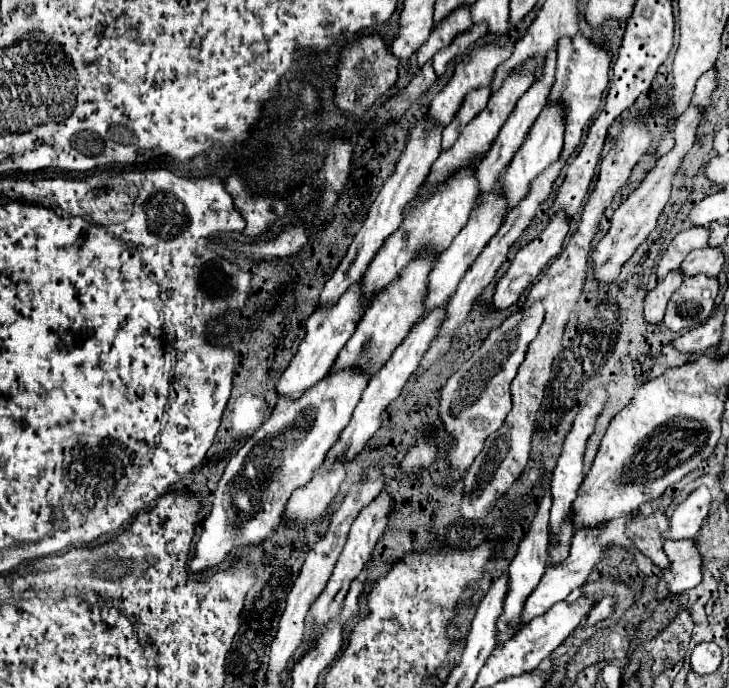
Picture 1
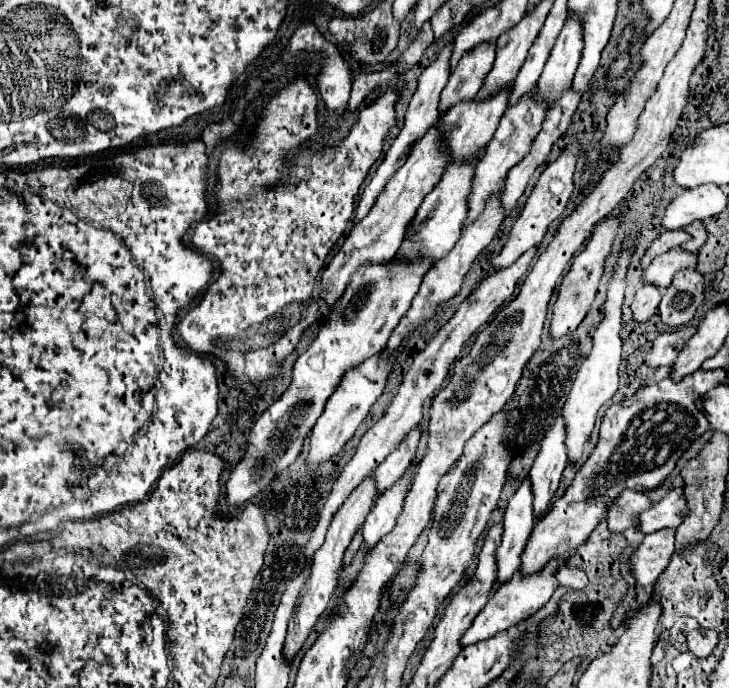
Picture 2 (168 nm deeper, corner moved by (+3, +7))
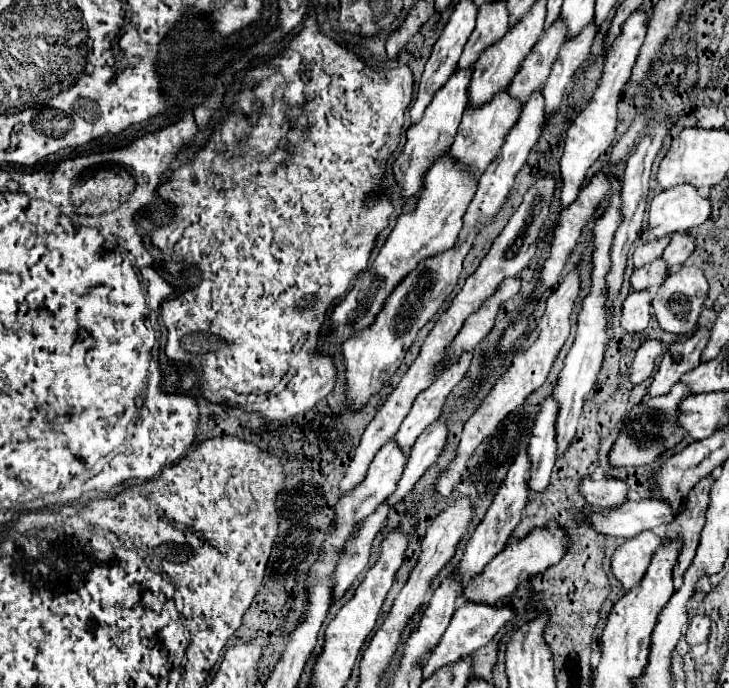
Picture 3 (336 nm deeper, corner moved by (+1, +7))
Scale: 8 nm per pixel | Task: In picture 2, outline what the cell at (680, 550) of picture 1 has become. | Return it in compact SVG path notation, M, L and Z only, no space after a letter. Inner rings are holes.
M659 529L645 535L643 543L629 557L629 573L639 585L651 585L663 573L675 551L675 531Z

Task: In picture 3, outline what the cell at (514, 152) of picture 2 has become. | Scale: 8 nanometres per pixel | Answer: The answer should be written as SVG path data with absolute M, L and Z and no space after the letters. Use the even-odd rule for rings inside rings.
M561 21L545 33L545 37L539 41L537 47L533 47L533 53L529 55L529 61L521 67L521 73L517 73L517 79L513 79L513 85L509 87L509 95L521 101L521 107L527 105L529 97L535 91L541 91L549 79L551 67L559 57L559 47L563 45L561 41Z

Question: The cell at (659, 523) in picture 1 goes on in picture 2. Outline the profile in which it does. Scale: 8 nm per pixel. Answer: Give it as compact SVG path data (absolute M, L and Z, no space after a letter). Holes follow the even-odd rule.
M625 489L611 503L607 503L607 523L613 533L623 533L625 529L635 529L635 519L639 511L651 507L651 501L641 491Z

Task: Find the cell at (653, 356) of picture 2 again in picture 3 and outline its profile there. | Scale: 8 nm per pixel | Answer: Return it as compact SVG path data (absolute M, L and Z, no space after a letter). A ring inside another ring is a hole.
M649 339L645 341L639 349L637 355L633 359L633 367L631 367L631 381L633 383L643 383L651 377L653 367L657 357L663 353L663 341L659 339Z

